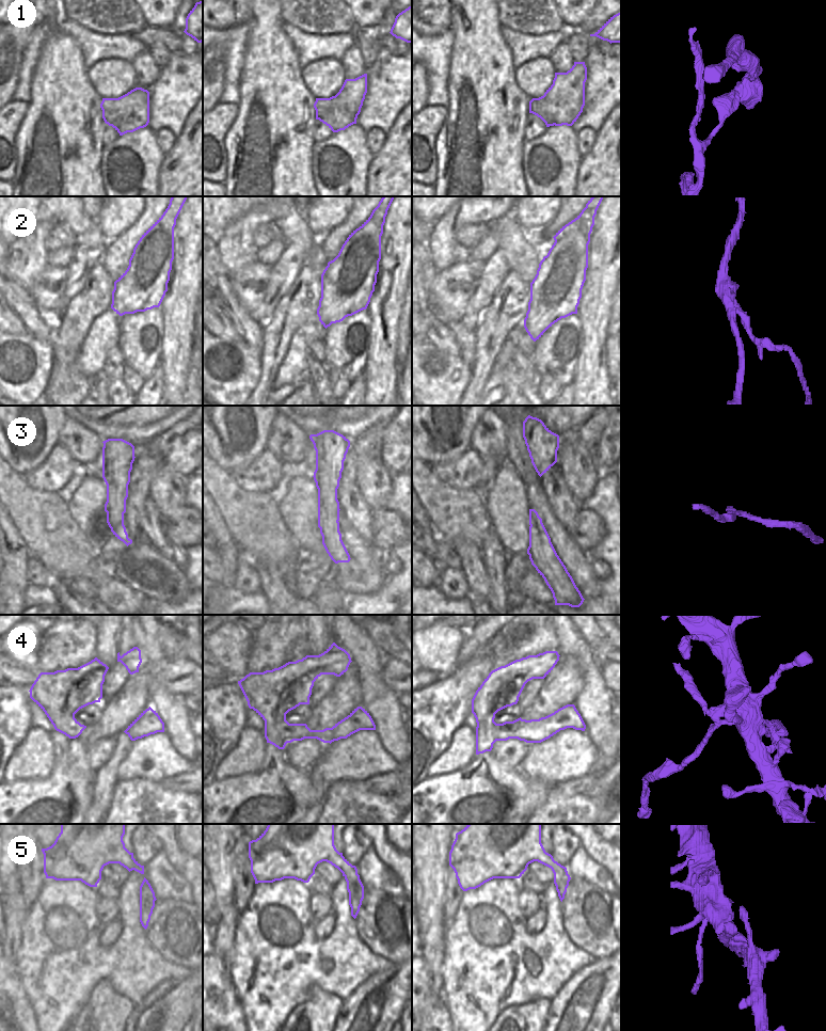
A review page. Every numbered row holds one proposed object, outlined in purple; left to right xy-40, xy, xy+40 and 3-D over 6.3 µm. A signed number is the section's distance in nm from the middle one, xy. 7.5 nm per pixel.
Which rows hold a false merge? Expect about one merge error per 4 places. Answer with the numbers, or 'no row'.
1, 2, 4, 5

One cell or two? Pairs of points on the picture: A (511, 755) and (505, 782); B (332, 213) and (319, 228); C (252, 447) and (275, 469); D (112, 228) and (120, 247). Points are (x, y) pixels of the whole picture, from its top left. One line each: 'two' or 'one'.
A: two
B: one
C: two
D: two

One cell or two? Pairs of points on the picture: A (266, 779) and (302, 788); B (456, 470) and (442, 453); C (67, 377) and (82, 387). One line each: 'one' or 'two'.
A: one
B: two
C: one

